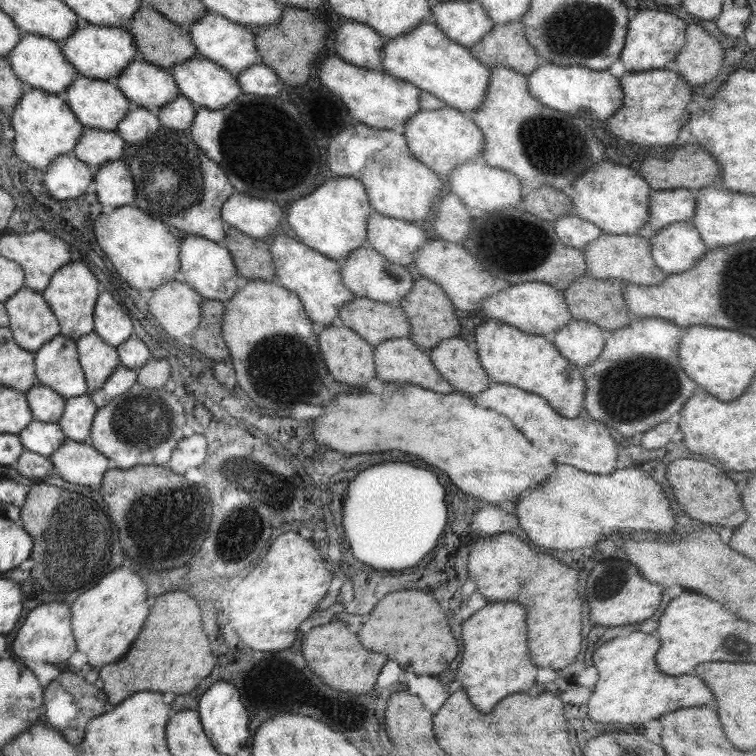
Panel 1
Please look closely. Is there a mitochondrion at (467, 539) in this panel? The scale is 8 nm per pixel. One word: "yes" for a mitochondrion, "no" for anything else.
no

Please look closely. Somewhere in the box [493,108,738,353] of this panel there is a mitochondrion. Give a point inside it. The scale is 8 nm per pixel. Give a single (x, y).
(538, 138)

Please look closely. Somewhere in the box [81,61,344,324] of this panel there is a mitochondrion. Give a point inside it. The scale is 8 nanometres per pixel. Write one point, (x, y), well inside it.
(172, 193)

